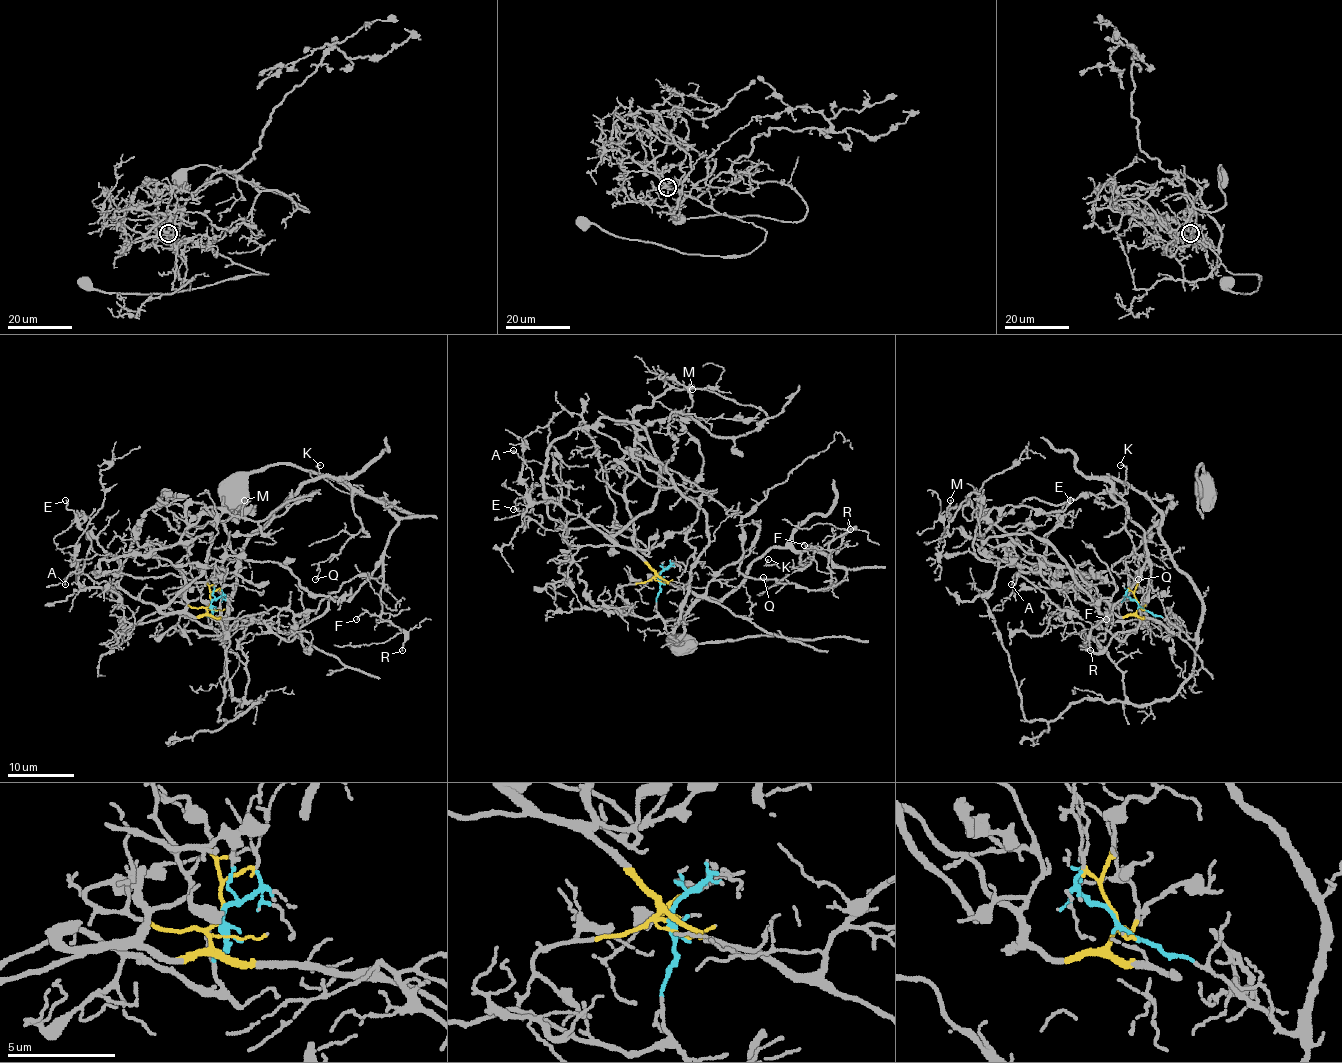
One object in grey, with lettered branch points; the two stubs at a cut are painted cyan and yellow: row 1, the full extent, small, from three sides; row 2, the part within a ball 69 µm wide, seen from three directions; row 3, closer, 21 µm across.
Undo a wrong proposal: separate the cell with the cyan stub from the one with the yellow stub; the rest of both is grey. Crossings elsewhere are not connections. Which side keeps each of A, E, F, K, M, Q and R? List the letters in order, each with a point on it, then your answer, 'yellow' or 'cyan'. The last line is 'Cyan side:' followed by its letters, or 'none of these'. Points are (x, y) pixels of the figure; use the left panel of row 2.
A: at (65, 584); yellow
E: at (65, 500); yellow
F: at (356, 619); cyan
K: at (320, 465); cyan
M: at (244, 500); yellow
Q: at (315, 579); cyan
R: at (402, 650); cyan
Cyan side: F, K, Q, R

